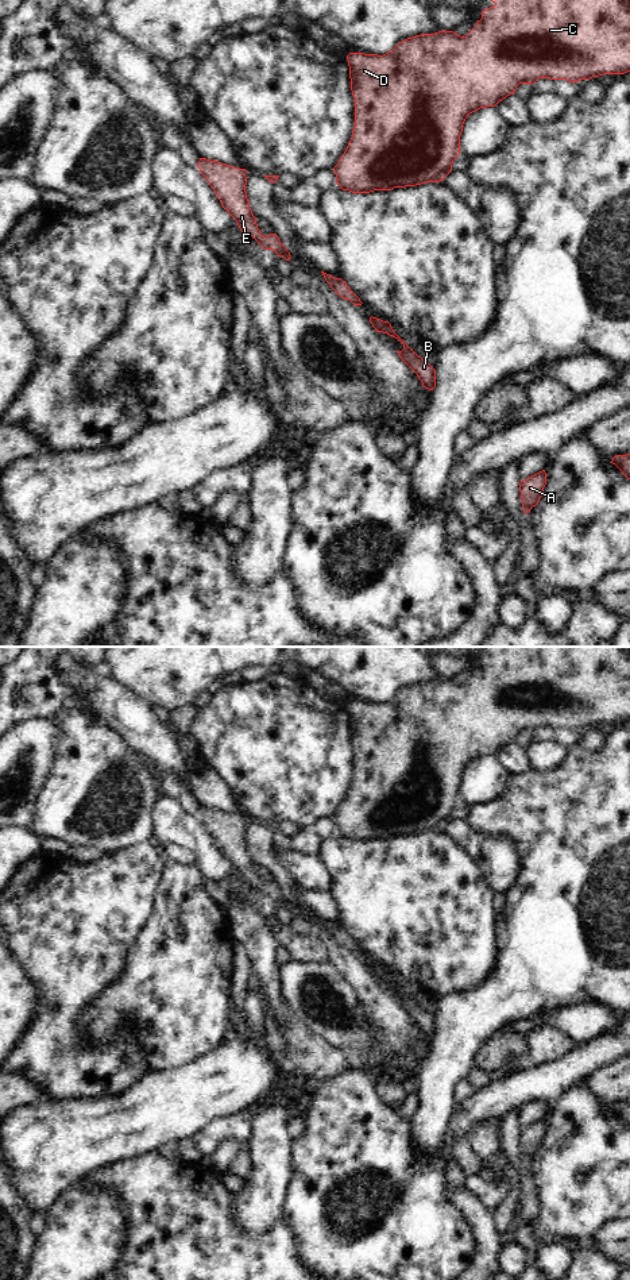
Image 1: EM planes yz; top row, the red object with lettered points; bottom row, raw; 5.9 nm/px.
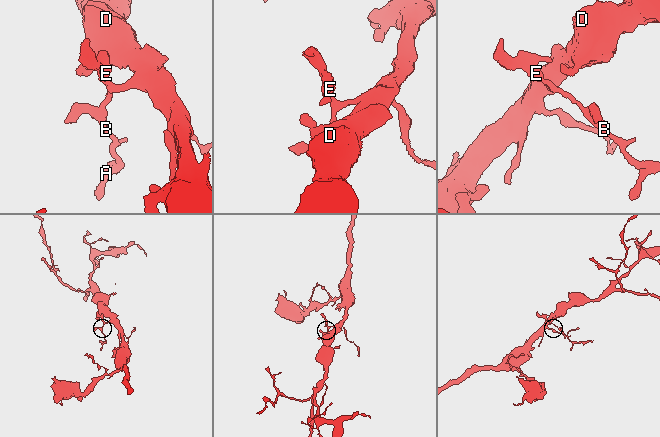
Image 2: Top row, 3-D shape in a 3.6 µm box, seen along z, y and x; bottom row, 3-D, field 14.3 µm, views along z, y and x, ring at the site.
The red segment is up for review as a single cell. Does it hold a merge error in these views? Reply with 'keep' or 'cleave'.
keep

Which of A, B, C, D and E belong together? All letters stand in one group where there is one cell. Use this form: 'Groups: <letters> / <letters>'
Groups: A B C D E

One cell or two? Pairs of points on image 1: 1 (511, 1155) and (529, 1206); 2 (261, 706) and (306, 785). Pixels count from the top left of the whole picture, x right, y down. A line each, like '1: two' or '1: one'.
1: one
2: one

